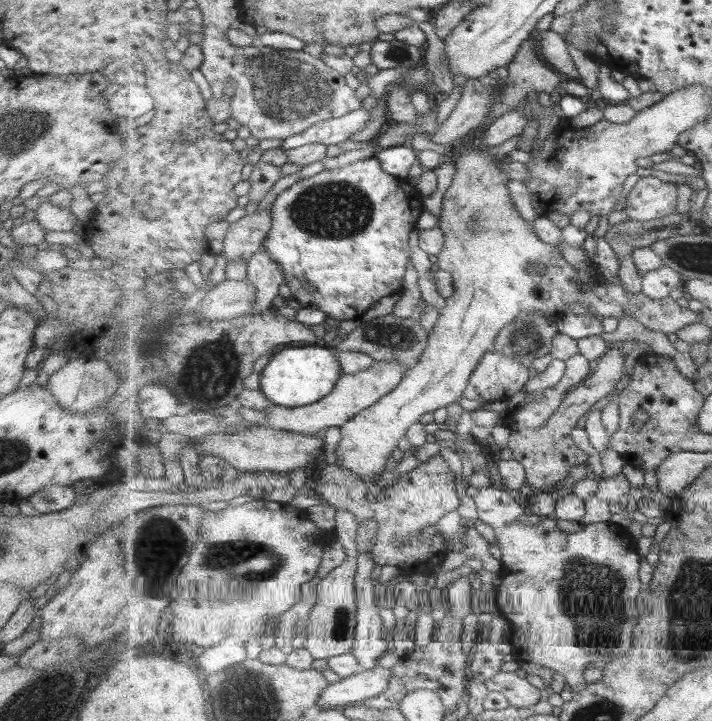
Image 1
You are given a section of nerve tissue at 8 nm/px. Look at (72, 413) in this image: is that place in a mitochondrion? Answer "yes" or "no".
no

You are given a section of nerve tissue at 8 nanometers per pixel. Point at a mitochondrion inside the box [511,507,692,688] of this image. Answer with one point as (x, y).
(591, 593)

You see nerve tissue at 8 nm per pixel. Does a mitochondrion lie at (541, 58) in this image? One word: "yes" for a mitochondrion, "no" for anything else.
no

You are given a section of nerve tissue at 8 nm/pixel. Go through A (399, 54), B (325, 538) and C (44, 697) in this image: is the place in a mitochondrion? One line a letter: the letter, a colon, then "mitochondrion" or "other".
A: other
B: other
C: mitochondrion

